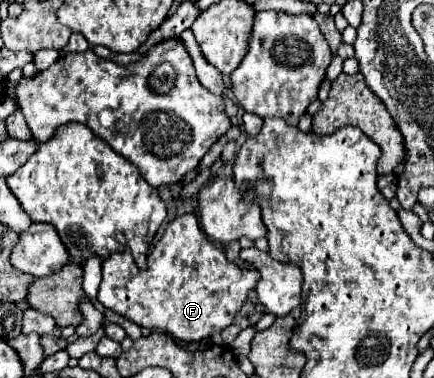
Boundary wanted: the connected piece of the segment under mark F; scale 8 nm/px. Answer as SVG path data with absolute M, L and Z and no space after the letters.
M189 213L167 225L163 237L147 257L145 271L133 263L129 251L113 253L103 263L97 299L103 307L141 327L163 331L179 343L193 343L229 327L259 279L257 271L239 269L229 263L223 249L209 241L197 217Z

